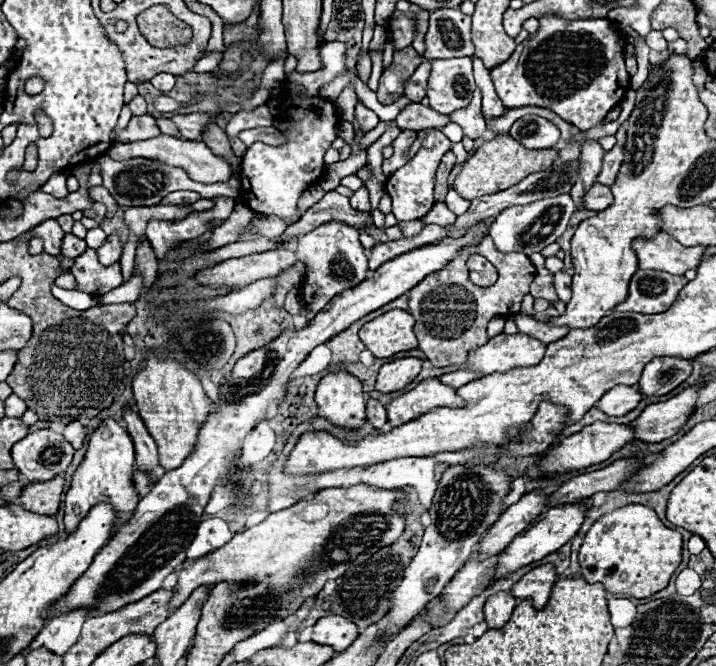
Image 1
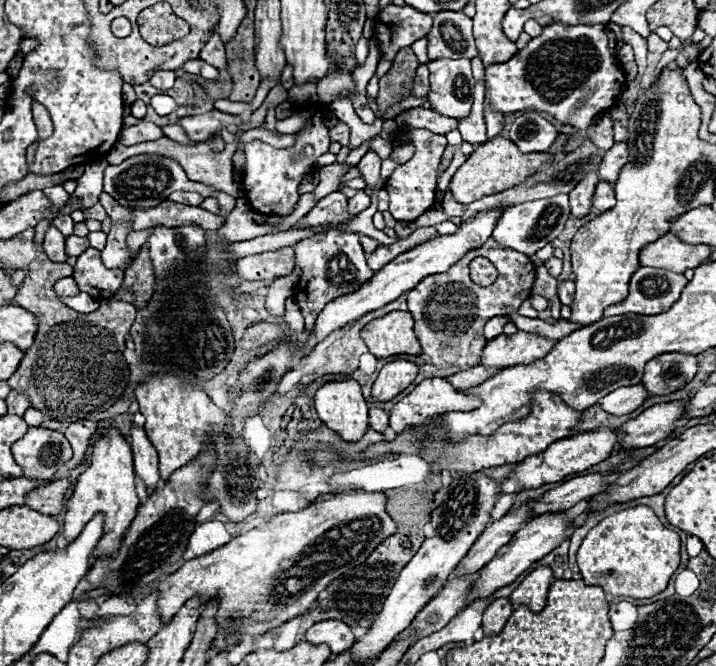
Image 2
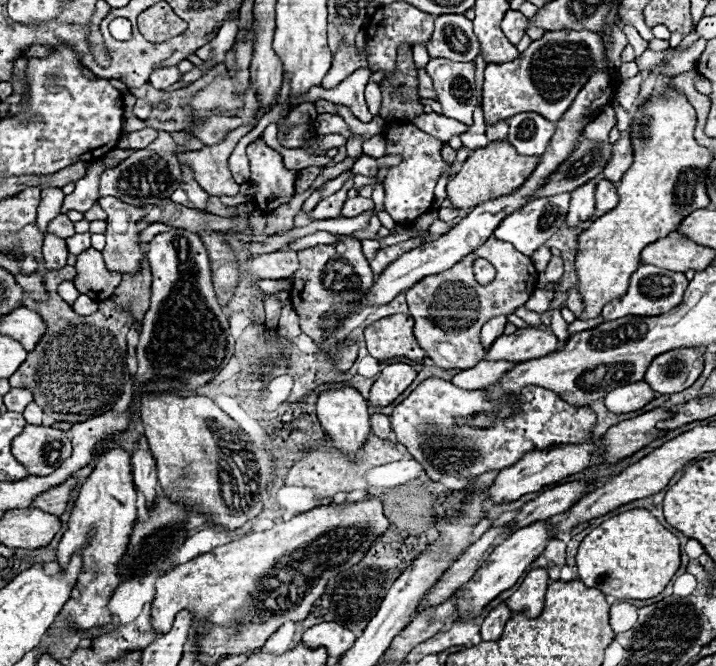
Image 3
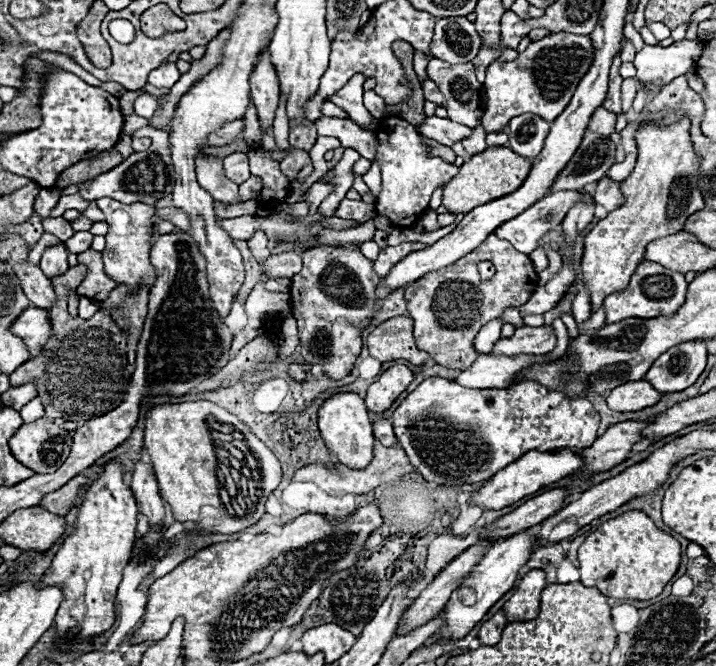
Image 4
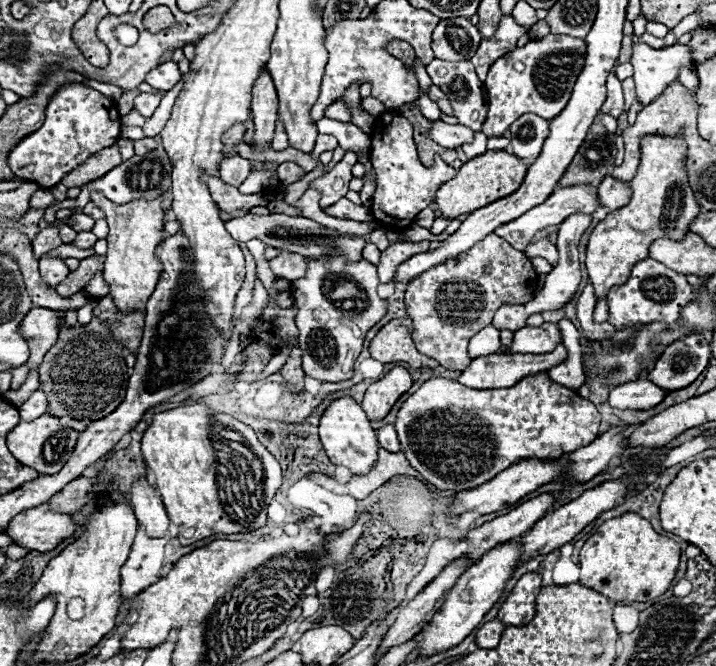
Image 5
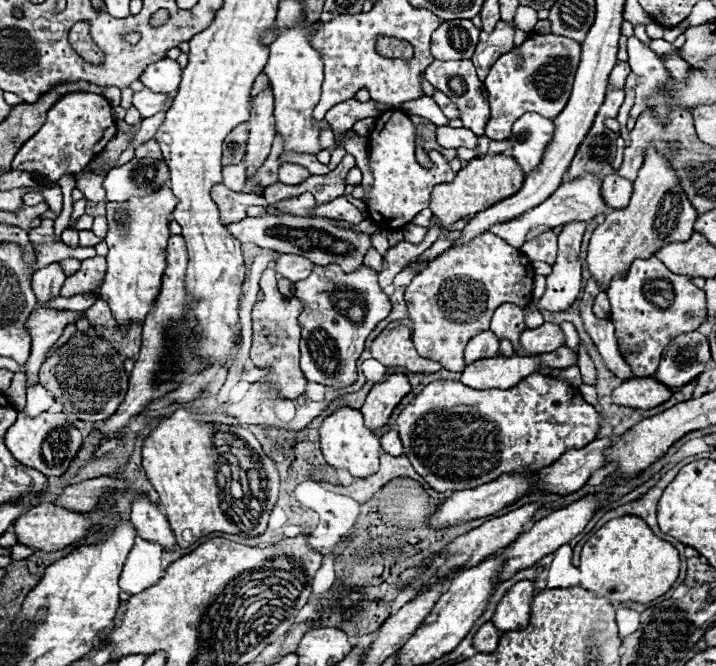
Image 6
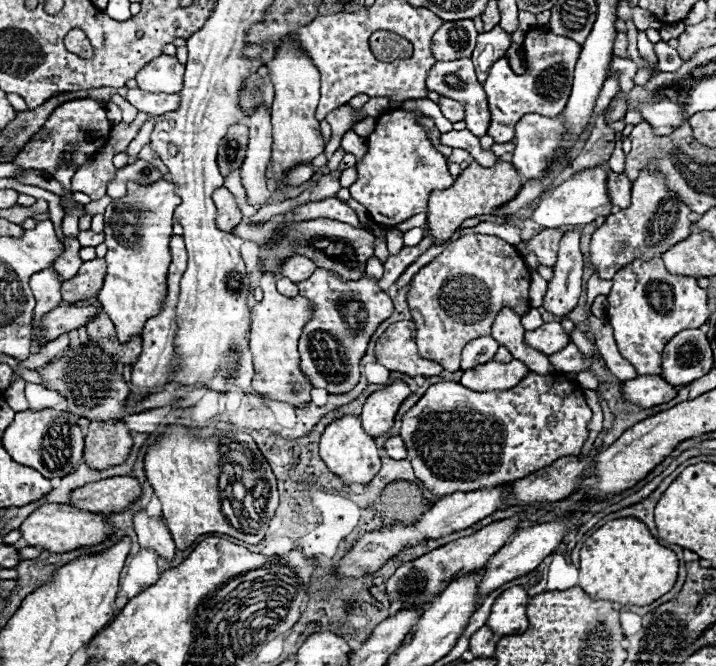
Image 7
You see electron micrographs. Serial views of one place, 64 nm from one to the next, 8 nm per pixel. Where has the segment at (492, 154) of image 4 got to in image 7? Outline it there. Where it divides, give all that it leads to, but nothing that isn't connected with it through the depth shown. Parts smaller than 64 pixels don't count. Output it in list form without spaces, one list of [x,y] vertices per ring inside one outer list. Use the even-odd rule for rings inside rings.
[[[498,160],[496,166],[484,168],[478,162],[472,162],[458,178],[456,182],[446,190],[436,190],[430,194],[428,202],[428,234],[432,236],[434,244],[444,244],[452,238],[452,234],[458,230],[458,226],[466,218],[476,218],[482,214],[492,214],[496,208],[500,208],[504,202],[512,200],[522,188],[522,178],[514,170],[510,162]]]

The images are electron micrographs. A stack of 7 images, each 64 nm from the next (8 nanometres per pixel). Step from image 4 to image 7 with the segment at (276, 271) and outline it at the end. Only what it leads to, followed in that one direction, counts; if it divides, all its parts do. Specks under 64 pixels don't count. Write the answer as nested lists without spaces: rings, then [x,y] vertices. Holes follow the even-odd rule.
[[[292,256],[292,258],[288,258],[284,262],[282,276],[290,278],[292,282],[302,282],[302,280],[308,280],[312,276],[314,268],[316,268],[316,264],[310,258],[306,258],[306,256]]]

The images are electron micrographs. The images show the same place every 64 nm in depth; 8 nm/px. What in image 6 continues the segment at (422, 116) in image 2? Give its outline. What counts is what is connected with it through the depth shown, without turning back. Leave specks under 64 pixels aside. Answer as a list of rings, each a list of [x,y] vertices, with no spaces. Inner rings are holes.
[[[442,126],[436,130],[436,140],[444,148],[476,148],[478,146],[478,136],[470,132],[468,128],[450,128]]]

